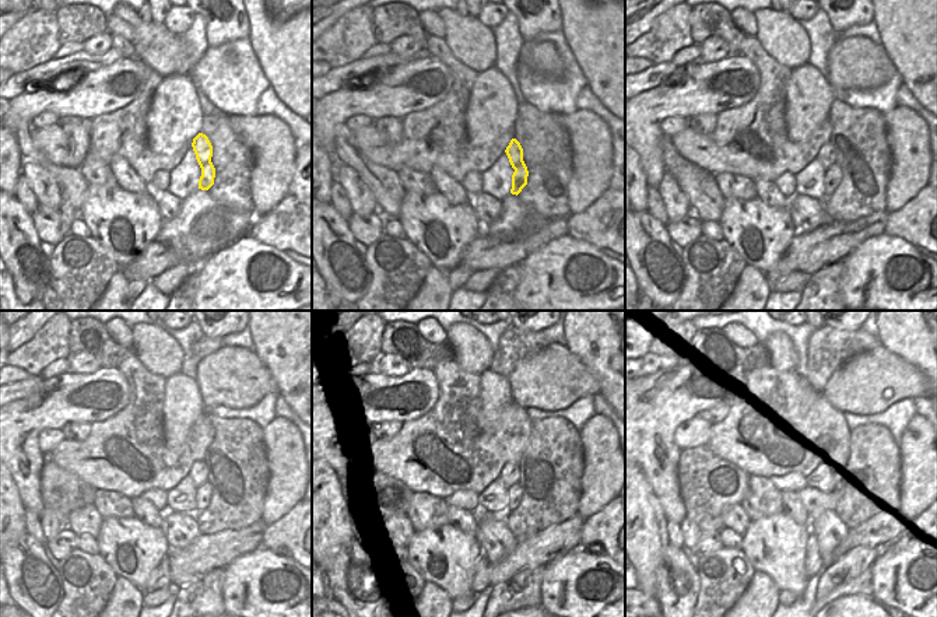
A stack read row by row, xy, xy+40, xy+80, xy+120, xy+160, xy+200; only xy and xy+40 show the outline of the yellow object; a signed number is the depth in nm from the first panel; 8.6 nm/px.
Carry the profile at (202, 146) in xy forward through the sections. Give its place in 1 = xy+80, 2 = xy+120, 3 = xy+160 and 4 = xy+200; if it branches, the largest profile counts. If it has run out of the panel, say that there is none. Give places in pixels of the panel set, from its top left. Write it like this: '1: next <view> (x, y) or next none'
1: next xy+80 (827, 155)
2: next xy+120 (199, 472)
3: next xy+160 (511, 473)
4: next xy+200 (824, 470)

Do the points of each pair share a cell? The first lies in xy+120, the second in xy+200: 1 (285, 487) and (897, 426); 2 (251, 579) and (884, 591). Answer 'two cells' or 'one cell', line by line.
1: two cells
2: one cell

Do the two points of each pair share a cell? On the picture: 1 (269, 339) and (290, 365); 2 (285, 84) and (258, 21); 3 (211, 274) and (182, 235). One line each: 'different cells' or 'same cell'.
1: same cell
2: same cell
3: different cells

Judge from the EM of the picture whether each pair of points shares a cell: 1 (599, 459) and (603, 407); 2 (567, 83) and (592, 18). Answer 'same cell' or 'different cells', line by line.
1: different cells
2: different cells

